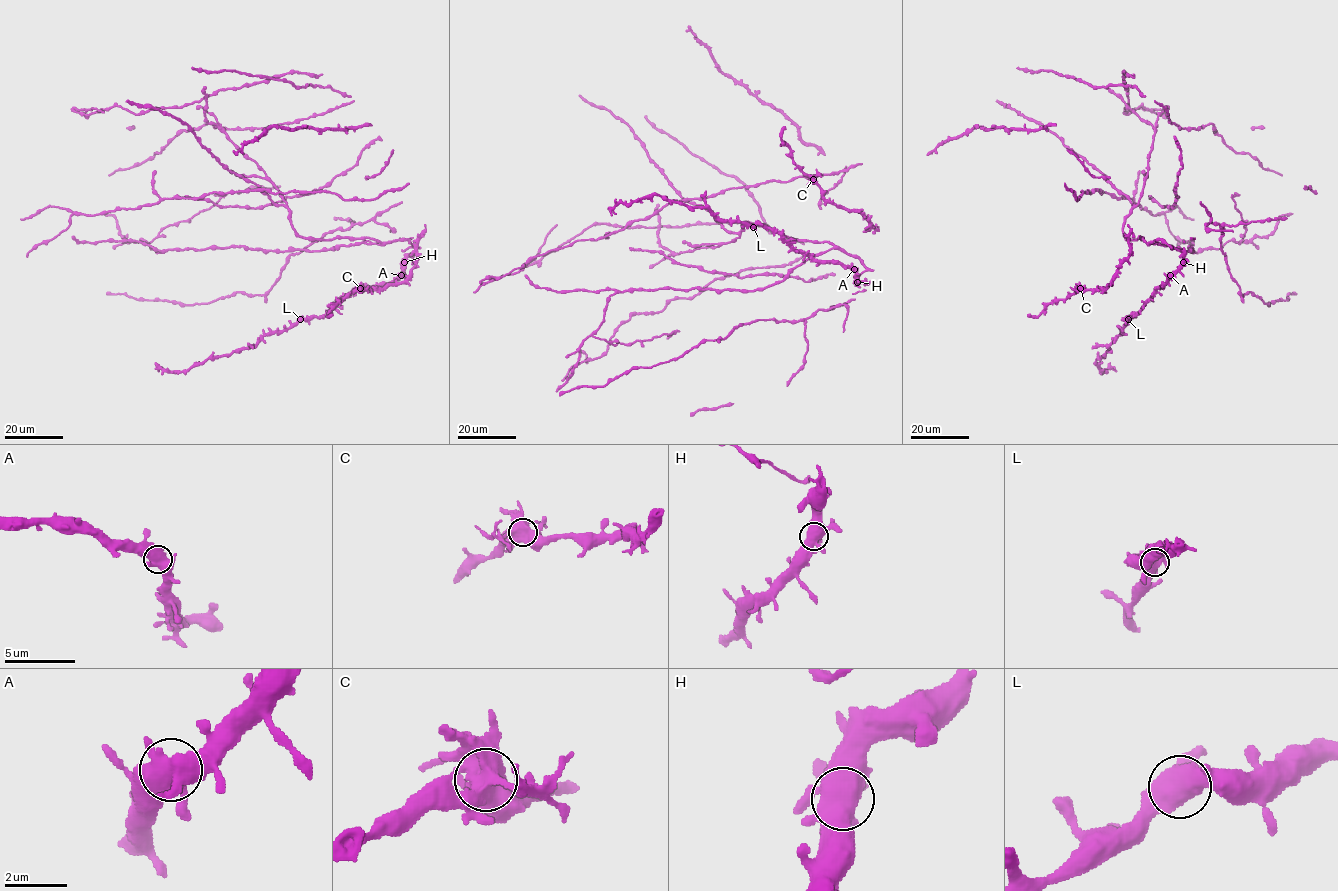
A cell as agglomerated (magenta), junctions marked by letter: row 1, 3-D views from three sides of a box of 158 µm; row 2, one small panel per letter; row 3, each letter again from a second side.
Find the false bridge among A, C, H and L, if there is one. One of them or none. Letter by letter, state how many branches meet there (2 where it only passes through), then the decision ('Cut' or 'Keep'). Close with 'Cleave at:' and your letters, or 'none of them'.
A: Branches: 4. Keep
C: Branches: 4. Cut
H: Branches: 4. Keep
L: Branches: 4. Keep
Cleave at: C

